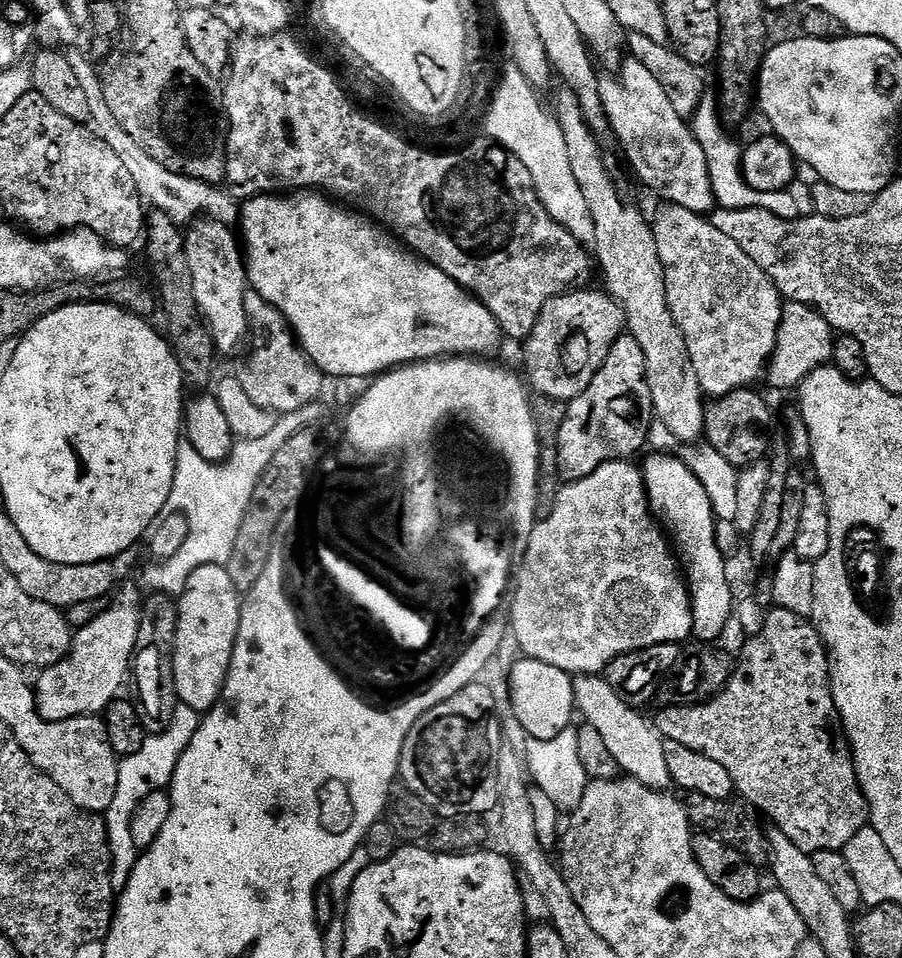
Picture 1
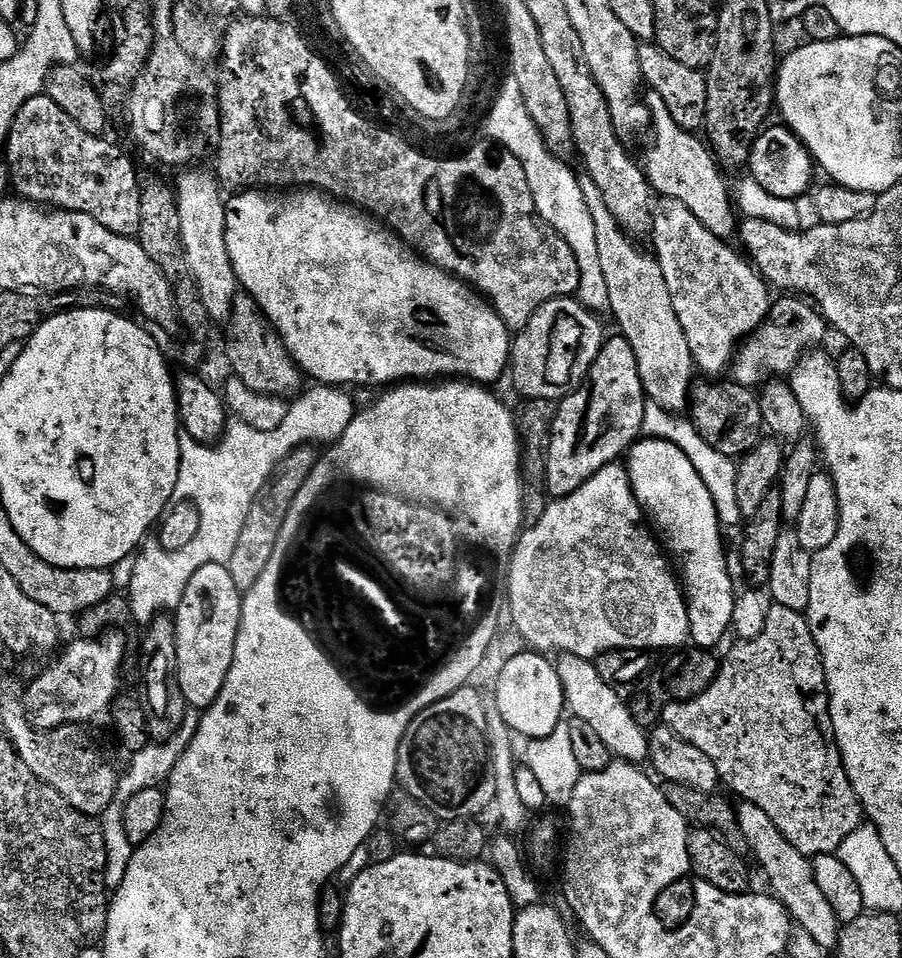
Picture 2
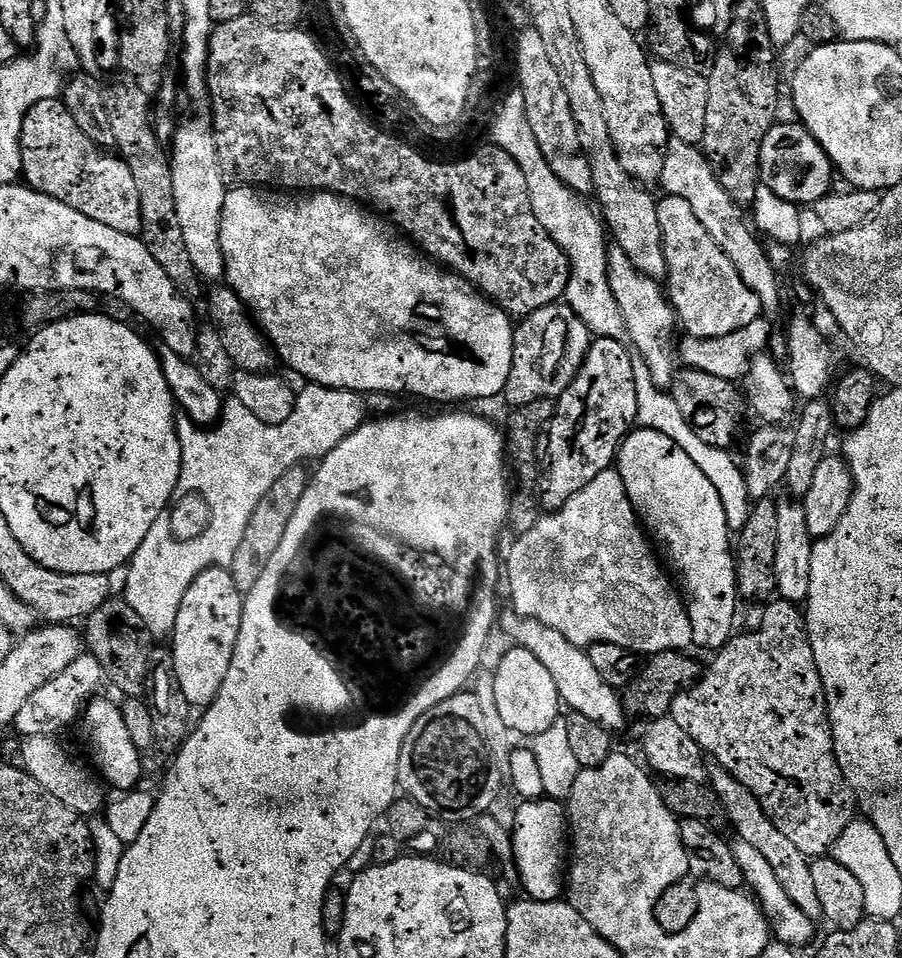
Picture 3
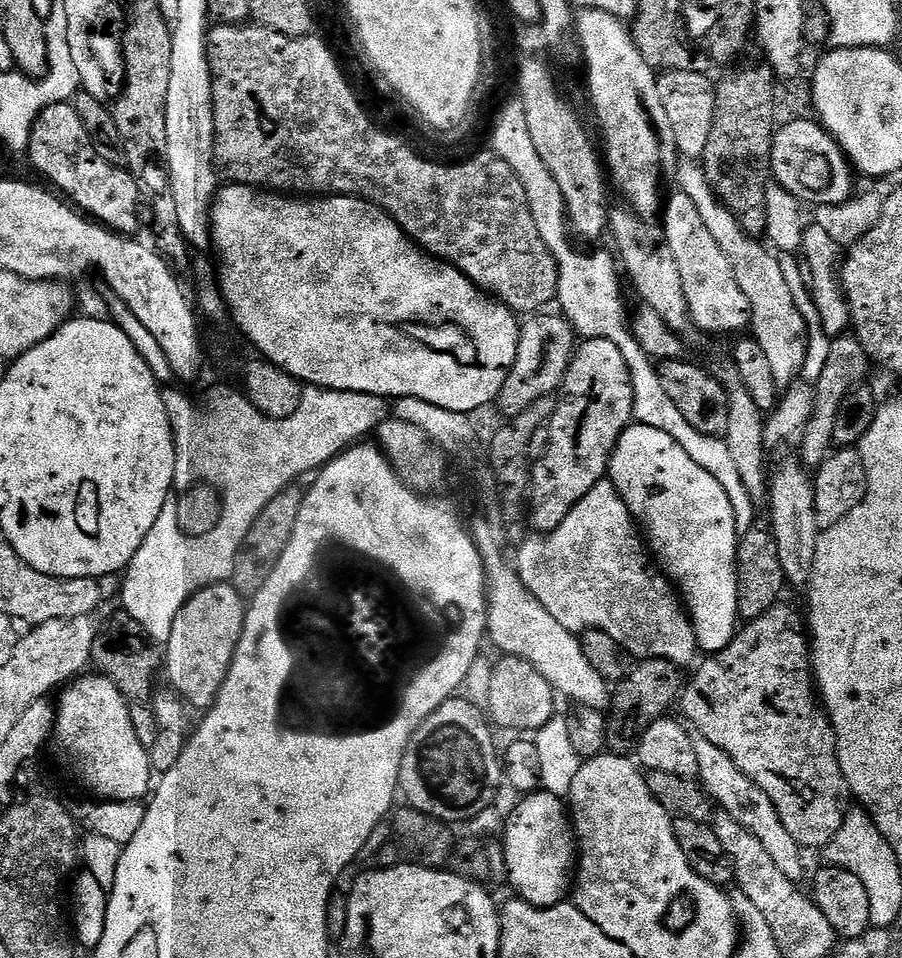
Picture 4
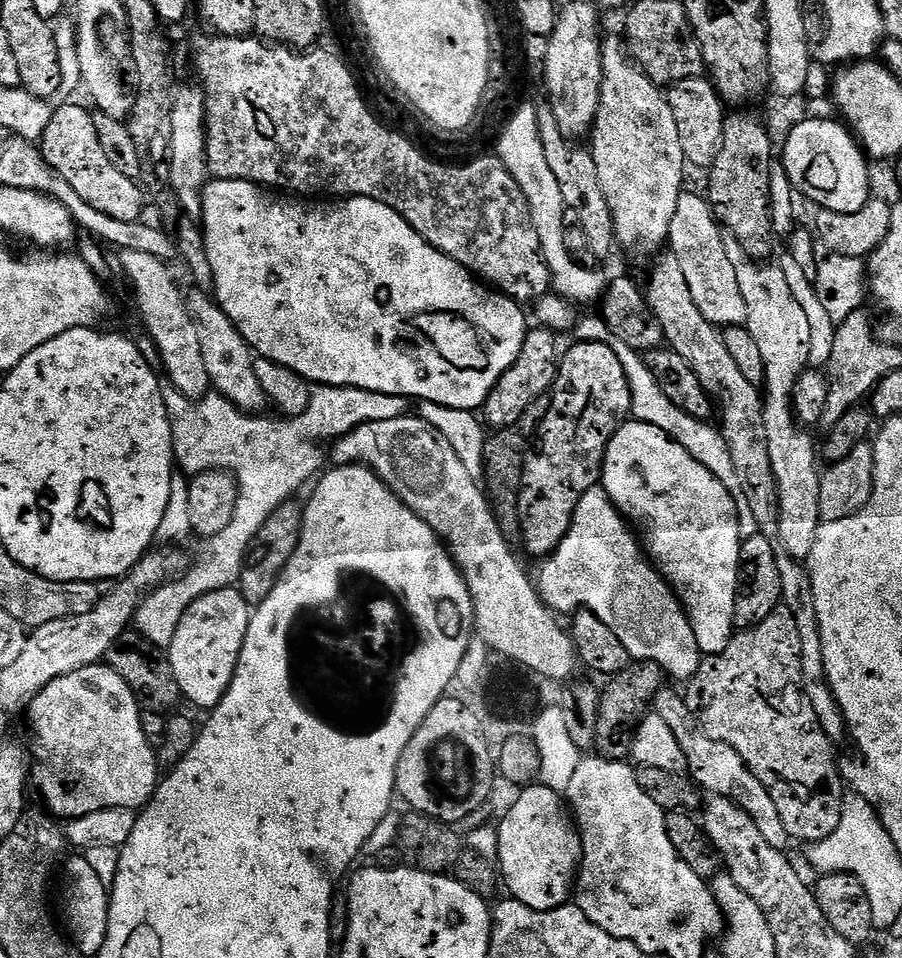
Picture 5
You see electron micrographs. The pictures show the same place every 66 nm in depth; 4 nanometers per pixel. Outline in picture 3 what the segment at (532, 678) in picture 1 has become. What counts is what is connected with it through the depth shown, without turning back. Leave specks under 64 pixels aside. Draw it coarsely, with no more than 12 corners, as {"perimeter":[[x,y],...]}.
{"perimeter":[[513,646],[494,673],[505,725],[535,738],[562,701],[550,670]]}

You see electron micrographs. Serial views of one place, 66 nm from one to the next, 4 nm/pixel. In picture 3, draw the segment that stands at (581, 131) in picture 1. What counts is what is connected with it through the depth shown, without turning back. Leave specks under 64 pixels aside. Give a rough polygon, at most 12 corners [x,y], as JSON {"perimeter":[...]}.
{"perimeter":[[608,249],[608,277],[628,340],[654,386],[676,381],[676,310],[661,281],[626,250]]}

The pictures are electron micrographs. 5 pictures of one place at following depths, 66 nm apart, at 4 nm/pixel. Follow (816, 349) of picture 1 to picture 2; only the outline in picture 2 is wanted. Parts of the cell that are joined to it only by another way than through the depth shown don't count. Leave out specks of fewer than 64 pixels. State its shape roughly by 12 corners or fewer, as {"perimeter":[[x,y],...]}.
{"perimeter":[[784,294],[736,349],[730,376],[759,389],[819,349],[830,325]]}

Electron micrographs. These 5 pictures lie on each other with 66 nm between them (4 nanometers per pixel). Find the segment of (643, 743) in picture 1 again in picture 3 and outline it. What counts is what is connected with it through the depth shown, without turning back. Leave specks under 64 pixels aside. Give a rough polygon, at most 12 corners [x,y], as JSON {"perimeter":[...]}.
{"perimeter":[[512,610],[502,627],[603,728],[626,724],[621,693],[585,649]]}

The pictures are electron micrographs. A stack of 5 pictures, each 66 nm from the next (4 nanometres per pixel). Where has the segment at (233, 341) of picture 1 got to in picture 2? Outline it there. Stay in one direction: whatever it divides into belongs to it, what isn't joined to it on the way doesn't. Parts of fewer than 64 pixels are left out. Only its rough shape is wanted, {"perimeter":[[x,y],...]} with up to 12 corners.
{"perimeter":[[215,171],[174,184],[182,246],[210,319],[238,291]]}

